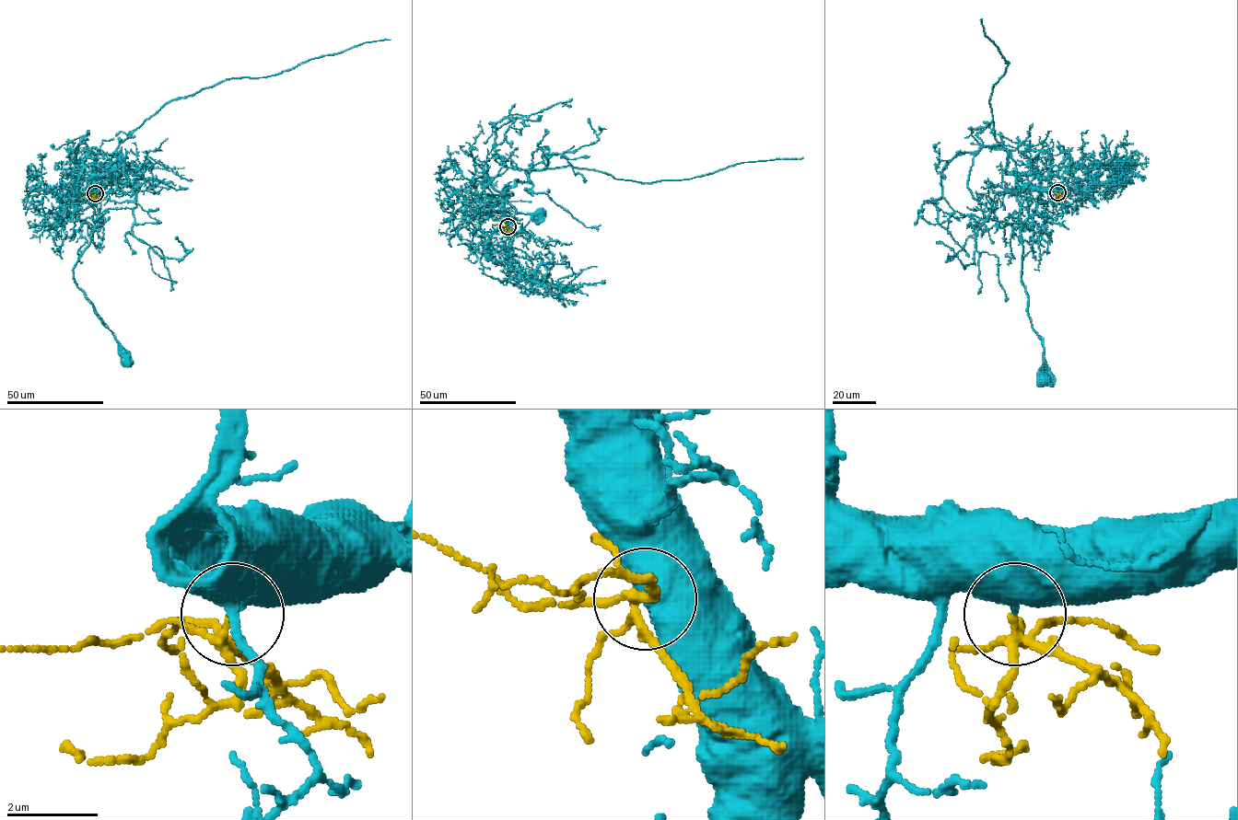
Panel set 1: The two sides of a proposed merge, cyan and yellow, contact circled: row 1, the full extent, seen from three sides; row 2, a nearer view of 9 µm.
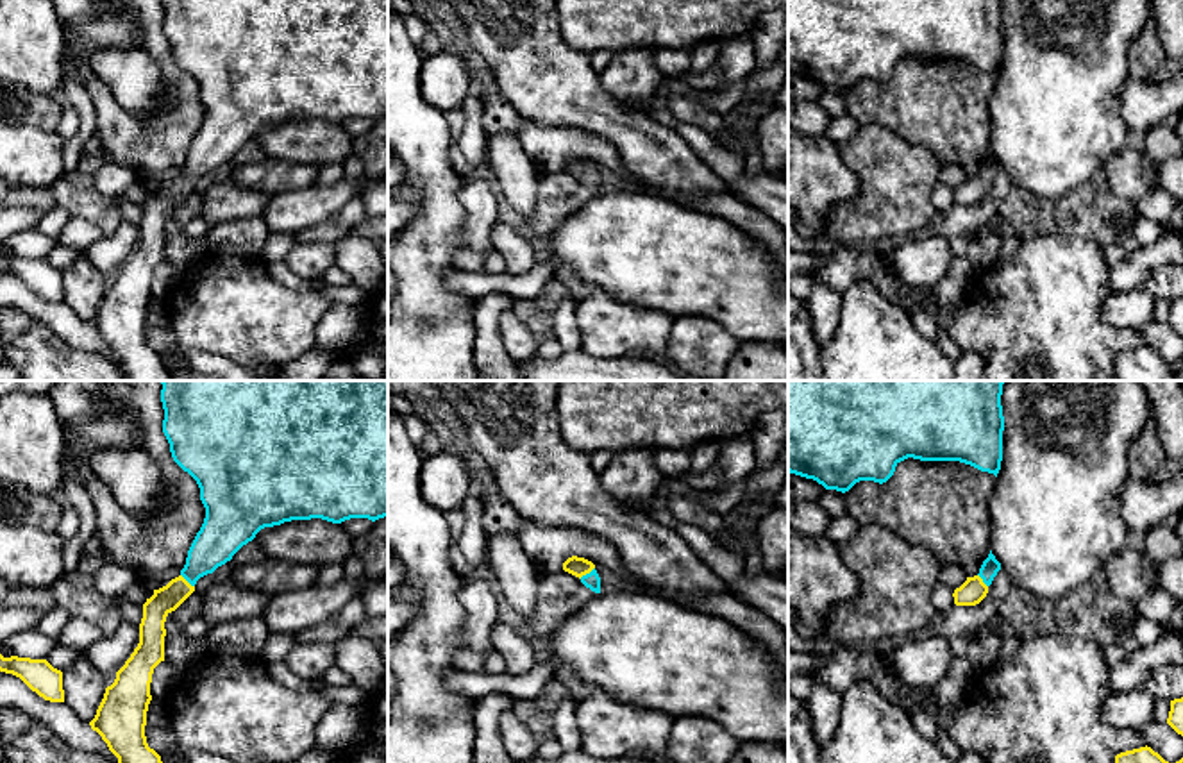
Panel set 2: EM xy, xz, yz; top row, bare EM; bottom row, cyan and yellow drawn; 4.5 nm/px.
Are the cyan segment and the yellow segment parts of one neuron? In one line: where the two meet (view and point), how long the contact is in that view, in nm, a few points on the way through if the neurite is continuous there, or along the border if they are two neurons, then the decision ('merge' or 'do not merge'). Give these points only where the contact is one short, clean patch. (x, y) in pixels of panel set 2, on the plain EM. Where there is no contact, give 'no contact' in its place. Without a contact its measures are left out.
xz (587, 174) | 90 nm | across xz (592, 179), (587, 174), (574, 165) | merge

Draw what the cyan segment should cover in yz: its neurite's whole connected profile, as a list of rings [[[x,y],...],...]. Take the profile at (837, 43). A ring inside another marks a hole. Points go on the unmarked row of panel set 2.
[[[788,0],[788,71],[842,93],[860,80],[886,82],[908,57],[960,61],[997,77],[1003,30],[1001,0]]]

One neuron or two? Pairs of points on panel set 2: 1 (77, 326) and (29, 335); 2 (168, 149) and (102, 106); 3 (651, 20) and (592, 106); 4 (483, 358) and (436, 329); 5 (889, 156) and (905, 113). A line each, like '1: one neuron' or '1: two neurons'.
1: two neurons
2: one neuron
3: two neurons
4: two neurons
5: two neurons

